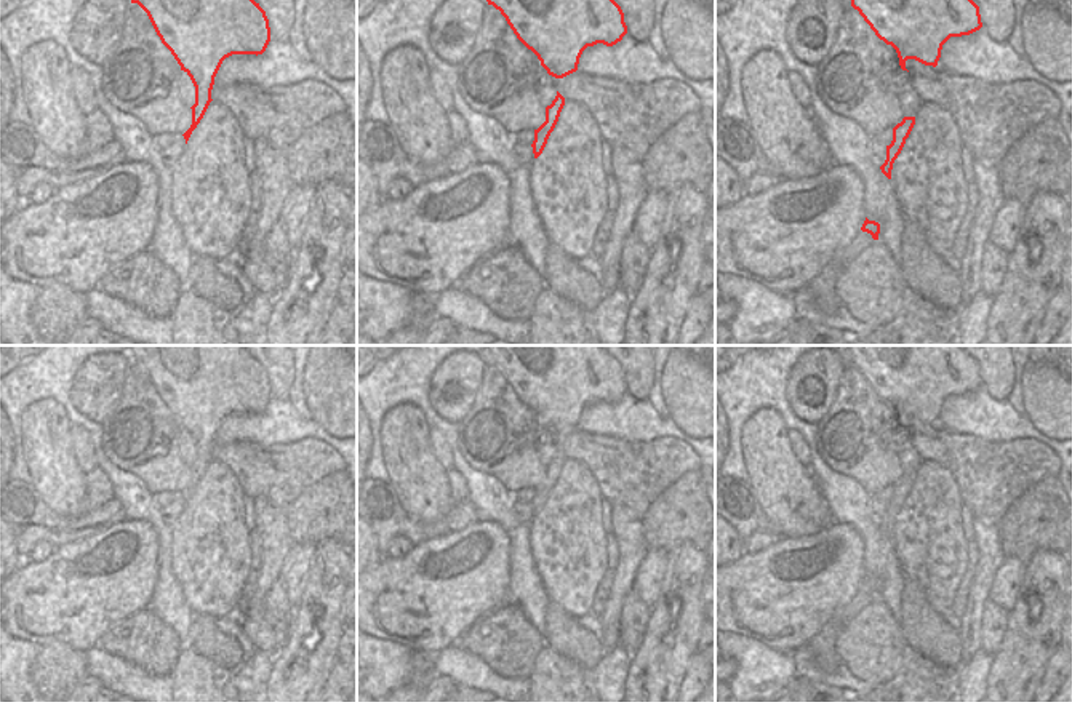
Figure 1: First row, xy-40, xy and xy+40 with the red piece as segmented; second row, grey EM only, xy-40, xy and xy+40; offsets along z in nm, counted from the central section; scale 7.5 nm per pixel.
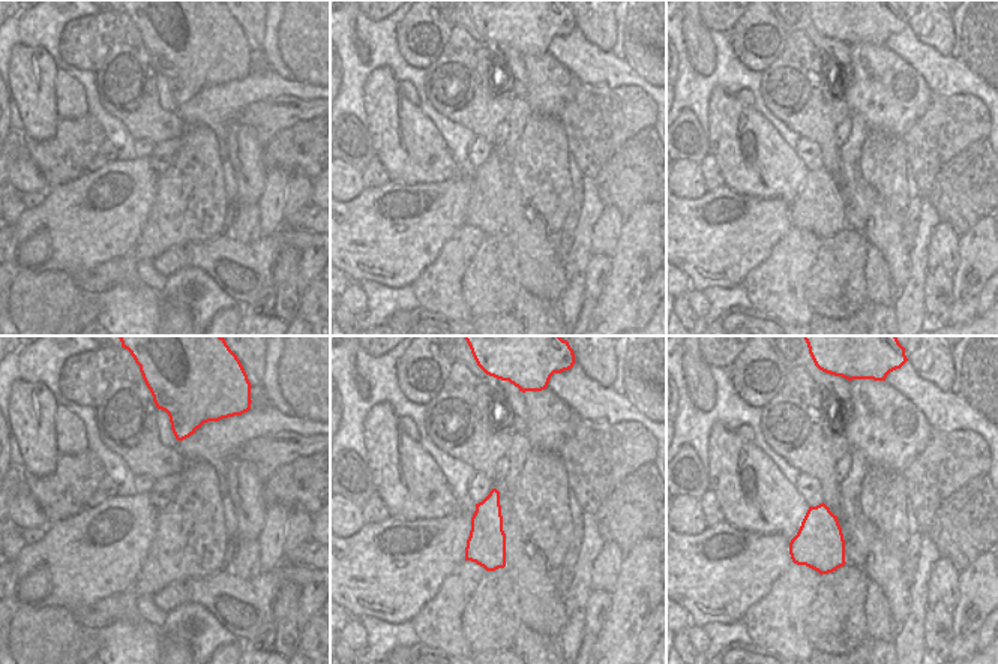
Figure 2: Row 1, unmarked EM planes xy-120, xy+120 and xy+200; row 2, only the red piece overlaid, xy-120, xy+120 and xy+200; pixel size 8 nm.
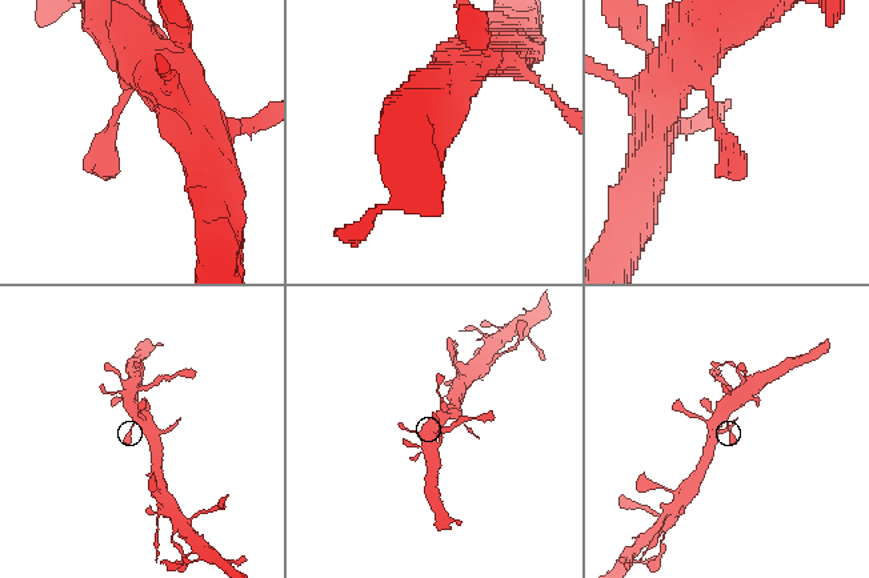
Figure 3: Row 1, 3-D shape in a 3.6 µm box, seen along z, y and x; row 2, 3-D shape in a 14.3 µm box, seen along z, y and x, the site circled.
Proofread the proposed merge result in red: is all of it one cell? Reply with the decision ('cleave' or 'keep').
keep

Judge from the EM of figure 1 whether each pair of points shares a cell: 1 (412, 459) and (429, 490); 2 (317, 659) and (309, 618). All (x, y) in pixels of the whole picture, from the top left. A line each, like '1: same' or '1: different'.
1: same
2: same

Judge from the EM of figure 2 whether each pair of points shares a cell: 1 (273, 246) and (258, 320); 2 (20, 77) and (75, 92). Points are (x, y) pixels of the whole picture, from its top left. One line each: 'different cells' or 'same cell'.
1: different cells
2: different cells

